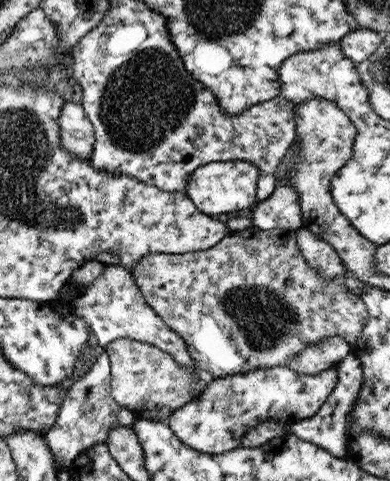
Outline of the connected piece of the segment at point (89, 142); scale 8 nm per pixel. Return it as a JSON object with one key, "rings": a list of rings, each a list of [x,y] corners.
{"rings":[[[64,103],[59,116],[61,145],[77,157],[88,159],[94,150],[93,124],[81,104]]]}

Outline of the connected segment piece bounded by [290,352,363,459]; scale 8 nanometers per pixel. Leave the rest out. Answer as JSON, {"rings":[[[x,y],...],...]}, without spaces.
{"rings":[[[352,352],[345,356],[344,360],[337,366],[338,380],[336,386],[331,390],[326,402],[322,404],[318,413],[298,423],[290,425],[290,434],[298,438],[316,444],[337,456],[344,459],[347,452],[347,413],[358,398],[358,391],[361,387],[363,366],[361,360]]]}

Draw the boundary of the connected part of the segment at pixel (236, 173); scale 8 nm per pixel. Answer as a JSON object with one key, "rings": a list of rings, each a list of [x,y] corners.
{"rings":[[[246,161],[209,162],[199,166],[190,175],[186,194],[196,208],[204,214],[223,218],[229,212],[250,208],[259,202],[257,200],[258,177],[259,170]]]}

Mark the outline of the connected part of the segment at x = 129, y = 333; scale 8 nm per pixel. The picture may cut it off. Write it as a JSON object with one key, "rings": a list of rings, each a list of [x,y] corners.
{"rings":[[[106,265],[104,274],[98,276],[94,284],[86,287],[85,292],[84,296],[74,301],[74,314],[85,320],[90,333],[96,336],[100,346],[105,347],[118,339],[131,339],[156,345],[160,350],[171,354],[178,364],[188,367],[191,373],[201,373],[203,377],[207,377],[193,364],[193,359],[182,337],[178,337],[178,334],[174,333],[162,318],[146,305],[146,300],[142,297],[134,277],[131,272],[124,270],[124,267]]]}

